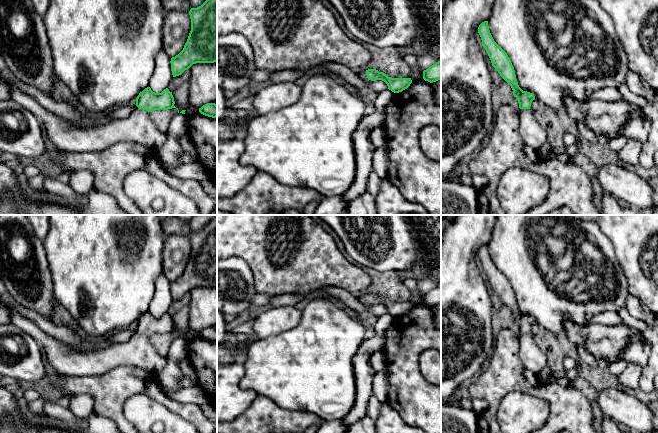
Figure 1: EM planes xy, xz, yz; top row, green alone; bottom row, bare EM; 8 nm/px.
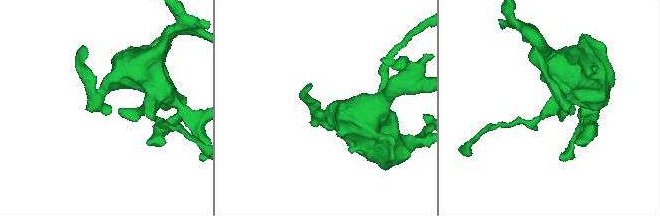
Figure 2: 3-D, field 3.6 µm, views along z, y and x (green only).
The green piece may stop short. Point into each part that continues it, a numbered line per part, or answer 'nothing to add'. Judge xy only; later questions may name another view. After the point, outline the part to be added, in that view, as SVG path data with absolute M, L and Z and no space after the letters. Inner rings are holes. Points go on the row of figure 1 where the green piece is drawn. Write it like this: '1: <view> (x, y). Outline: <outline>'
1: xy (138, 128). Outline: M1 78L1 79L3 79L3 78ZM3 79L3 80L5 82L7 82L10 86L11 99L15 100L20 105L22 105L24 108L28 109L39 119L39 121L43 122L43 126L45 128L45 132L47 134L48 140L58 150L62 150L62 151L68 152L68 153L97 152L97 151L104 151L104 150L110 148L111 146L113 146L114 144L117 144L120 142L132 142L140 148L148 148L148 149L152 149L152 150L158 152L164 146L164 144L166 142L166 134L162 133L158 129L158 127L155 125L155 123L150 118L149 112L146 110L143 110L141 108L137 107L130 116L128 116L127 118L124 118L124 119L114 119L114 120L110 120L109 122L107 122L105 124L92 126L92 127L80 127L77 124L73 124L72 122L64 120L61 117L47 111L32 96L21 91L17 87L13 86L8 80L6 80L6 79Z

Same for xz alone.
1: xz (362, 75). Outline: M354 70L354 71L360 79L368 80L367 75L366 75L366 70L362 70L362 71Z

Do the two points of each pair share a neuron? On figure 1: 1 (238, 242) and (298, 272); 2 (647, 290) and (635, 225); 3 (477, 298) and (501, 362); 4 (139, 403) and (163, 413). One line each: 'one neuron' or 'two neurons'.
1: one neuron
2: one neuron
3: two neurons
4: one neuron

